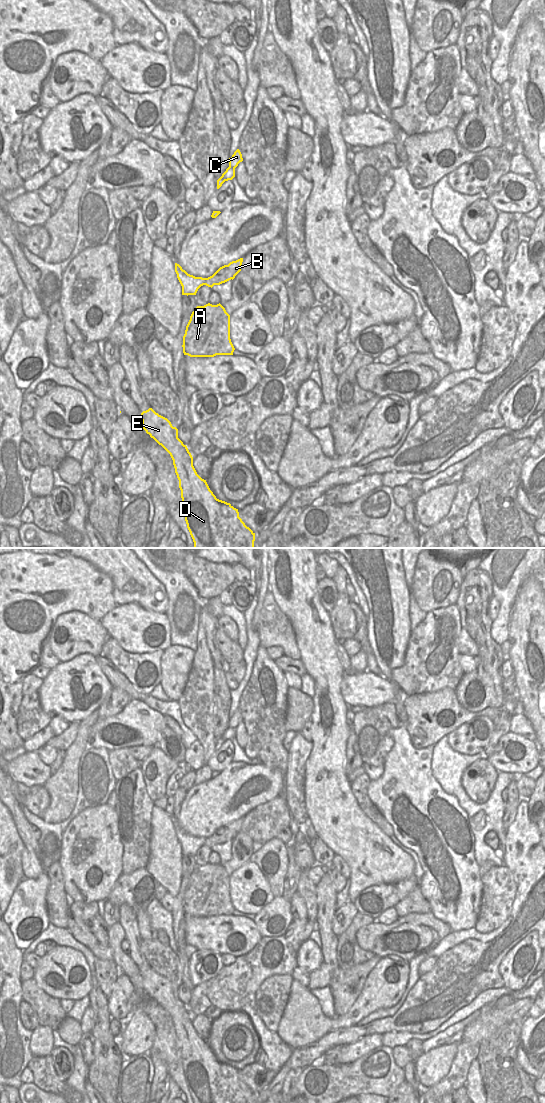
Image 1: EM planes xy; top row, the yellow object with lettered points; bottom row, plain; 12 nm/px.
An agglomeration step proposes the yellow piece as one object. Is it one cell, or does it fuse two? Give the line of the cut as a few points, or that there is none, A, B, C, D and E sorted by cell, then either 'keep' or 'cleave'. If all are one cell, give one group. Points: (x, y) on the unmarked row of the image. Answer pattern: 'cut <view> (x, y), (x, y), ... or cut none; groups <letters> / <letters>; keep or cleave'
cut xy (229, 726), (234, 729); groups A B D E / C; cleave

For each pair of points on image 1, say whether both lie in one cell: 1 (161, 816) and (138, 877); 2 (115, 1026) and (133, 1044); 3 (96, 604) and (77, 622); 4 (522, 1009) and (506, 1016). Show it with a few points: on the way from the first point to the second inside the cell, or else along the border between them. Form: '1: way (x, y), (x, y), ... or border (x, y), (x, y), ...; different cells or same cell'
1: border (144, 868), (159, 883); different cells
2: border (121, 1033), (117, 1038); different cells
3: border (62, 613), (81, 611), (100, 621); different cells
4: way (518, 1009), (510, 1013); same cell

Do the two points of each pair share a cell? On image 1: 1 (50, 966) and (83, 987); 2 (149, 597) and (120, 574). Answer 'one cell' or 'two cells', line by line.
1: one cell
2: one cell

